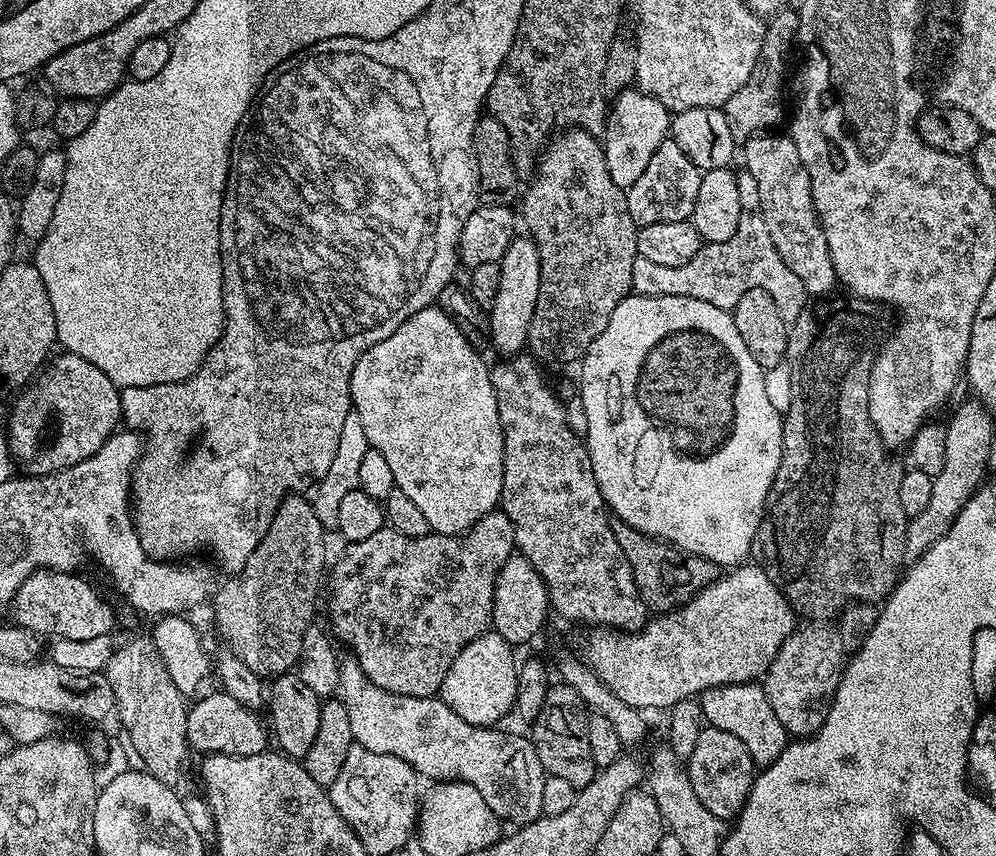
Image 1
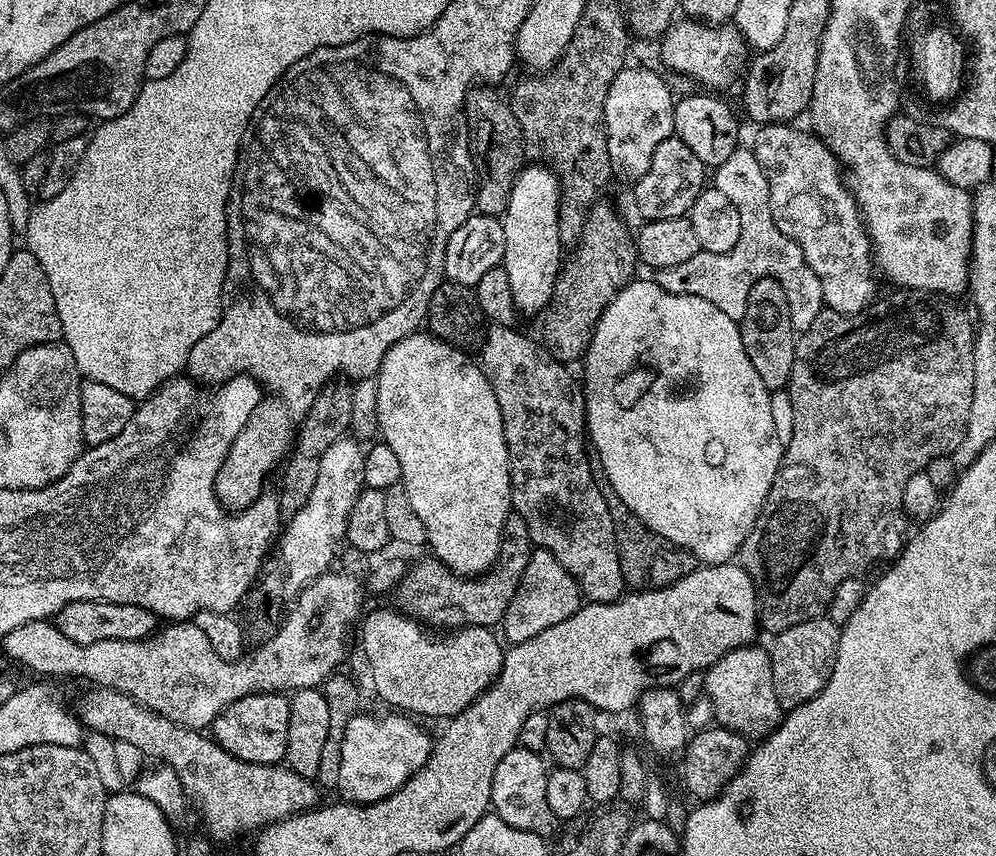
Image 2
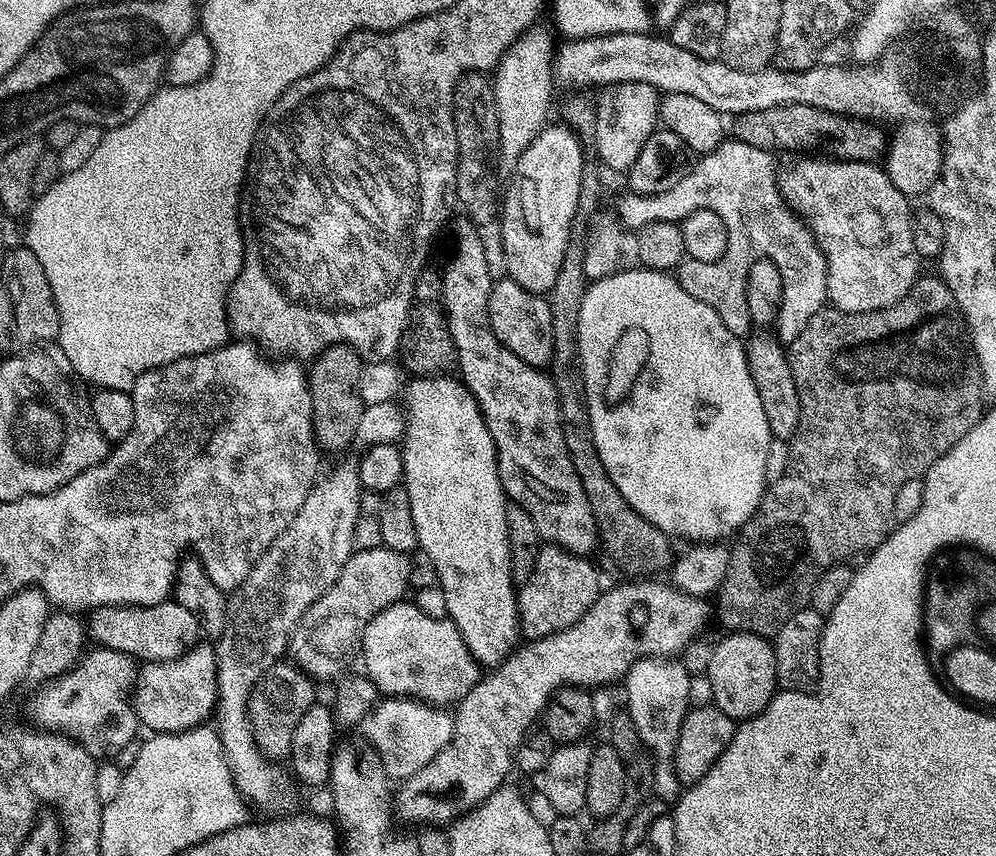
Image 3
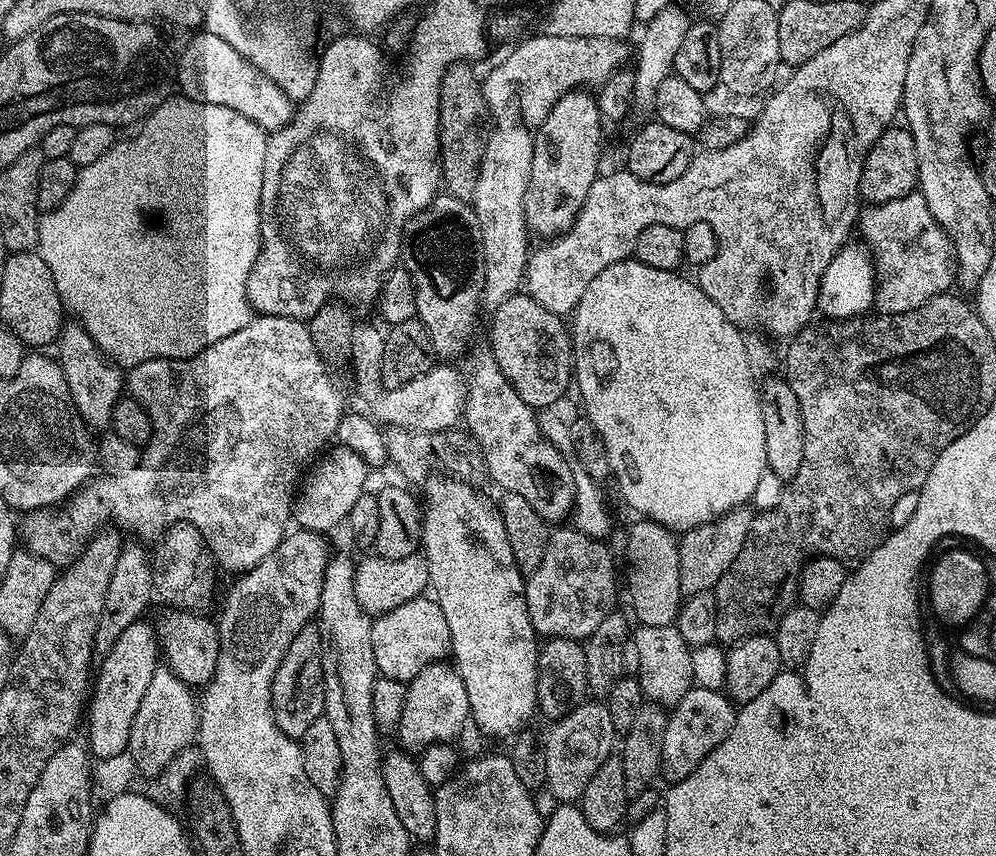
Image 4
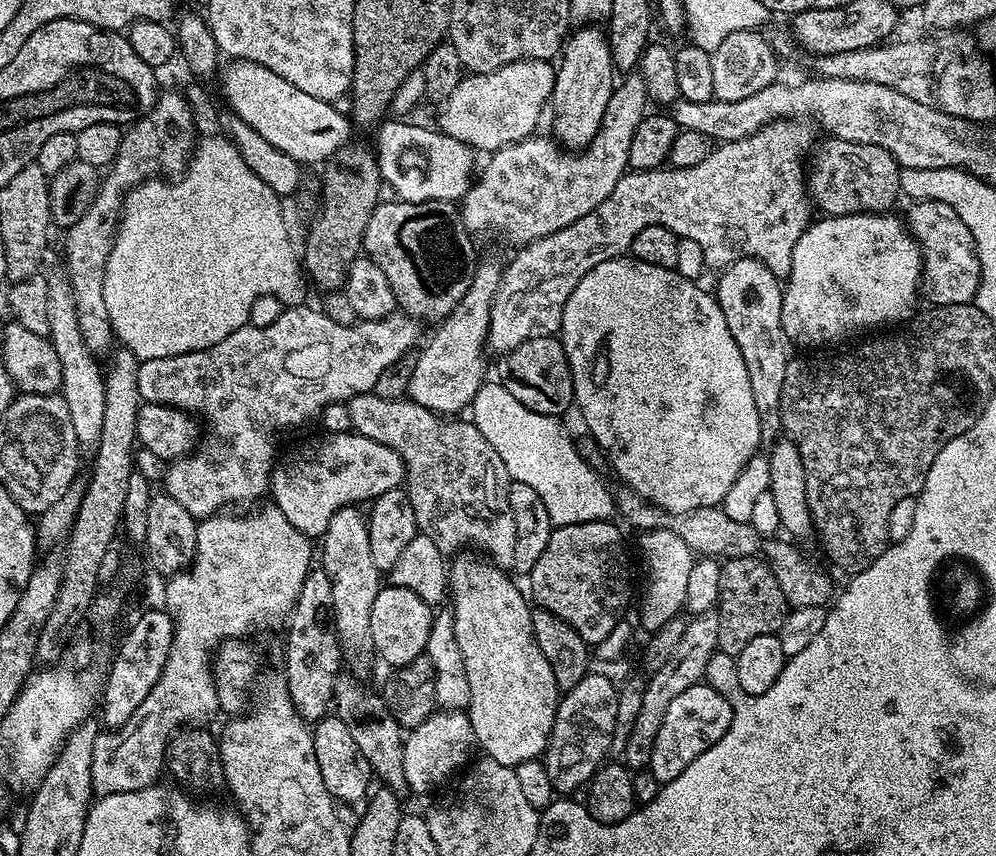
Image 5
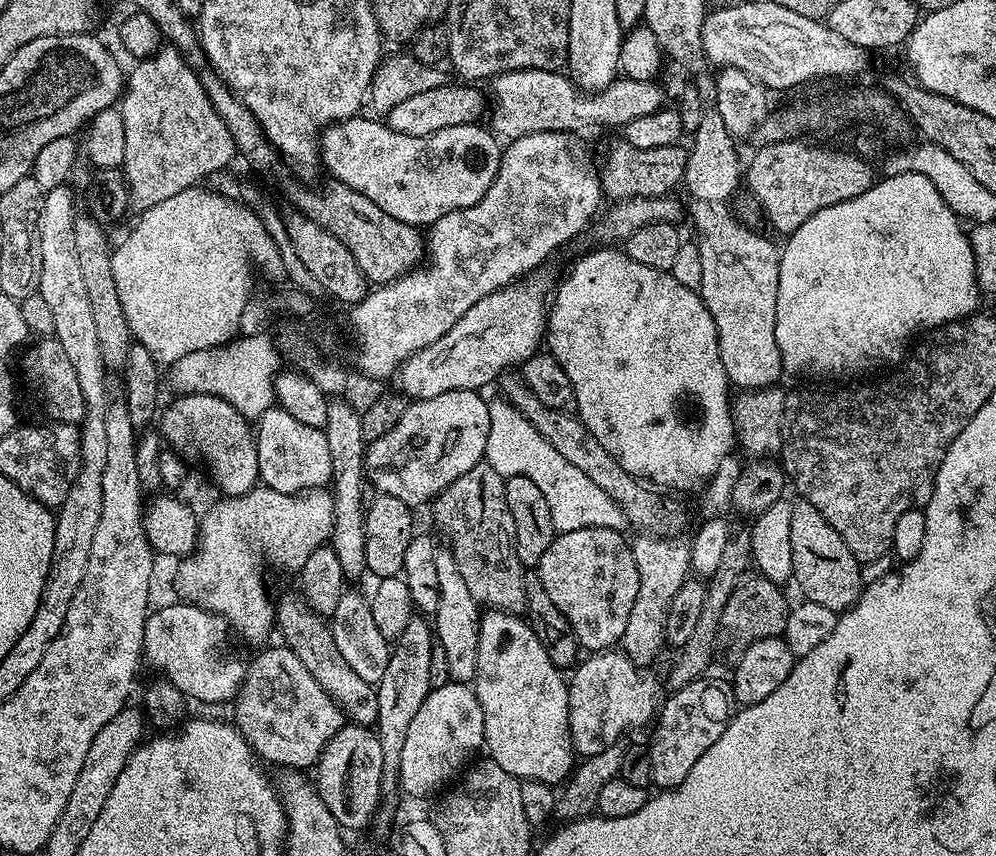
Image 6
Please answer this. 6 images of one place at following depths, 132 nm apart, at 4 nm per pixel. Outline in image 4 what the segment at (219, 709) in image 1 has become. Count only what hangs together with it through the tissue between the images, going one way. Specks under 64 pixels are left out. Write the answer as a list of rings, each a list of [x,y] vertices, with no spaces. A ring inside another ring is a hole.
[[[315,627],[303,628],[290,642],[290,650],[282,658],[272,683],[272,717],[290,739],[299,741],[306,734],[310,722],[324,714],[324,671],[322,670],[322,636]]]

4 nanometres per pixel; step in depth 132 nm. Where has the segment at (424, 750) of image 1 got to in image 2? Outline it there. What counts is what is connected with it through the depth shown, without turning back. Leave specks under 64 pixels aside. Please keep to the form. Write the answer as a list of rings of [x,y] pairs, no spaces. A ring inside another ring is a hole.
[[[517,746],[508,751],[498,764],[491,783],[491,807],[508,826],[543,834],[547,823],[554,819],[546,797],[549,769],[542,759],[539,753]]]

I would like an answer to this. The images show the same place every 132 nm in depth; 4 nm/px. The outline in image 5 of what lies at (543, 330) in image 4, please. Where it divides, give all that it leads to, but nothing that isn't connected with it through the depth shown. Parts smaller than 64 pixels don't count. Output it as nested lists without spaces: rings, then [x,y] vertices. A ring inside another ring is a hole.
[[[555,335],[539,336],[538,338],[530,338],[526,342],[522,342],[522,346],[518,346],[513,352],[503,353],[500,364],[499,383],[506,386],[506,390],[510,390],[510,394],[514,394],[514,398],[518,398],[518,402],[522,402],[522,406],[530,406],[530,410],[534,410],[538,414],[546,414],[547,416],[563,417],[564,411],[574,404],[572,395],[572,367],[568,365],[566,358],[566,350],[564,345],[560,343]]]

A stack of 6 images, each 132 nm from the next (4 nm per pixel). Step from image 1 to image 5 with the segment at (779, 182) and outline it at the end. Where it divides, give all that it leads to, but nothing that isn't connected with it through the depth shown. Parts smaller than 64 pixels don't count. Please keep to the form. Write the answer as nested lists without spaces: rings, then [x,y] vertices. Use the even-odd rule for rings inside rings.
[[[917,200],[907,205],[906,223],[922,253],[922,292],[928,295],[928,304],[970,304],[975,301],[980,285],[978,250],[966,222],[937,200]]]

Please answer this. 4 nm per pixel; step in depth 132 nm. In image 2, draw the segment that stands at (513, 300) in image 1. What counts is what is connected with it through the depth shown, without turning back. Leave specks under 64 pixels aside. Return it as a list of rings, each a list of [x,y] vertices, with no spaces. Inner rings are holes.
[[[525,166],[521,168],[518,178],[514,182],[514,190],[510,190],[510,202],[506,206],[504,215],[502,217],[502,223],[504,226],[504,233],[506,234],[506,246],[504,247],[504,259],[502,266],[506,270],[506,278],[510,278],[510,294],[514,298],[514,306],[517,313],[523,314],[524,312],[528,316],[539,317],[543,313],[544,309],[548,307],[548,303],[552,300],[554,294],[554,286],[556,285],[556,279],[560,273],[562,267],[562,245],[558,238],[558,218],[560,217],[560,182],[556,173],[552,172],[543,166]]]

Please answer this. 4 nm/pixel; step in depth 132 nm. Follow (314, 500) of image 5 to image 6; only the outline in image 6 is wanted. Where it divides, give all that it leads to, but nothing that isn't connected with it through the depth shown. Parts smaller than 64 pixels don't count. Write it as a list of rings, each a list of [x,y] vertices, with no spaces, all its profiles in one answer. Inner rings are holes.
[[[454,390],[446,394],[438,394],[438,398],[412,400],[408,409],[398,418],[398,426],[390,430],[390,434],[382,434],[382,438],[371,441],[366,448],[366,476],[376,487],[377,493],[394,498],[402,498],[409,508],[419,509],[419,504],[427,505],[445,492],[449,486],[466,470],[484,460],[486,438],[490,438],[489,401],[483,400],[479,391]],[[273,406],[265,410],[254,424],[256,449],[258,450],[259,483],[263,487],[274,490],[278,494],[297,495],[309,488],[323,488],[332,480],[332,459],[330,458],[330,442],[326,442],[323,428],[306,426],[306,422],[298,422],[294,414],[285,408]]]

